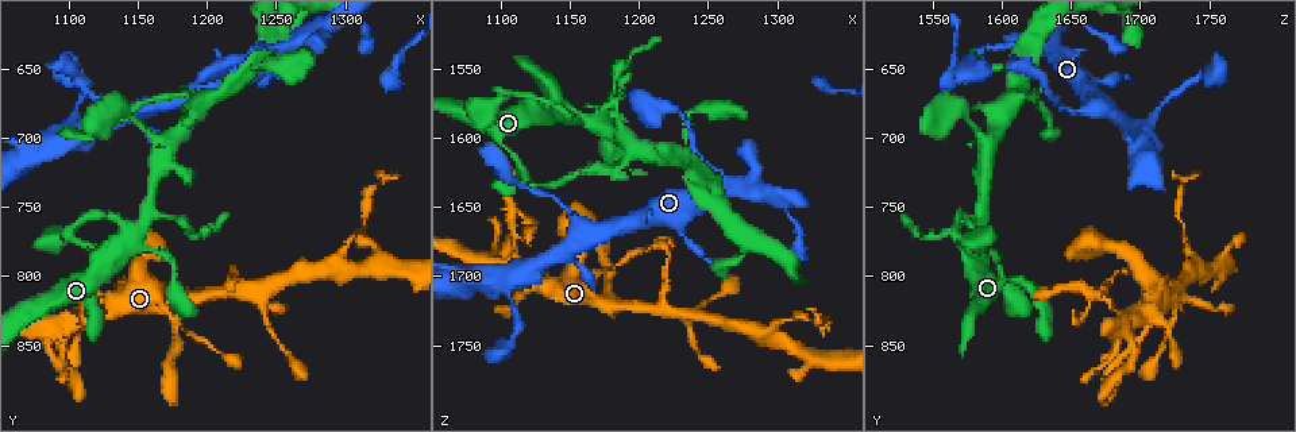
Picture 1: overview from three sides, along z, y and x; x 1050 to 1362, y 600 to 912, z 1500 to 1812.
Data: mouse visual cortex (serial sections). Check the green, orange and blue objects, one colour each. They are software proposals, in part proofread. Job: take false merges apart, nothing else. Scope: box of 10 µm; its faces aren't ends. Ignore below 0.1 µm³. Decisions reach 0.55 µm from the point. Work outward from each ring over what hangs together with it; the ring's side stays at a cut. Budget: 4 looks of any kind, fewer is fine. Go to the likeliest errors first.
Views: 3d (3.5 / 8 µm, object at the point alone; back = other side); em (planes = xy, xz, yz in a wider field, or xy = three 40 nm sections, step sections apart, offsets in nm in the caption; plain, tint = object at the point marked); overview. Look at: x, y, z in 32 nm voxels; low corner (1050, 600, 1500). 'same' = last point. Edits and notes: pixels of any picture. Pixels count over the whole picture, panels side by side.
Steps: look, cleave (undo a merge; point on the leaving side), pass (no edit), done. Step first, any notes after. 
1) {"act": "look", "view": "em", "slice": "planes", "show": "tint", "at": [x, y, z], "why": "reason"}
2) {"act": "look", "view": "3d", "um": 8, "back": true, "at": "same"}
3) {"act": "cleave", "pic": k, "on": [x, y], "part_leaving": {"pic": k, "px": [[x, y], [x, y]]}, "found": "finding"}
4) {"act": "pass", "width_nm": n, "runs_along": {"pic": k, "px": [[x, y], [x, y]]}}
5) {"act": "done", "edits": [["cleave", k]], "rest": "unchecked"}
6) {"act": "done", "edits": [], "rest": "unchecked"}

{"act": "look", "view": "3d", "um": 8, "at": [1084, 836, 1688], "why": "side arm on a straight run"}

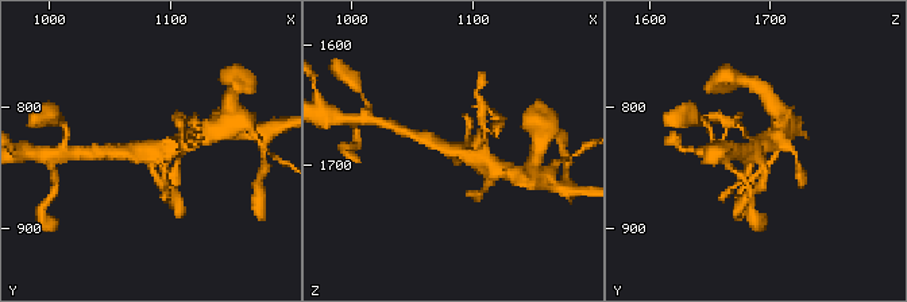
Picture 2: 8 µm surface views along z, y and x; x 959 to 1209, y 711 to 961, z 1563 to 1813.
{"act": "look", "view": "em", "slice": "xy", "step": 1, "show": "tint", "at": "same"}

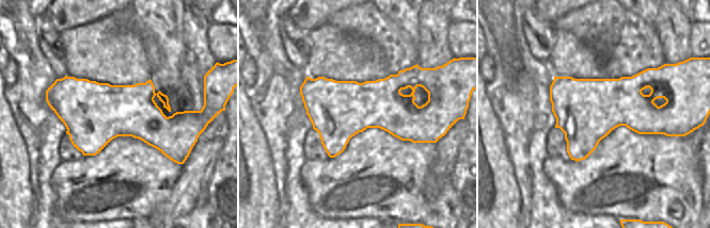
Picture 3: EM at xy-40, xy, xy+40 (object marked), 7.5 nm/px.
{"act": "pass", "found": "continuous, no second cell"}

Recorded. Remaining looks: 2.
{"act": "look", "view": "3d", "um": 3.5, "at": [1118, 690, 1696], "why": "arms part here"}

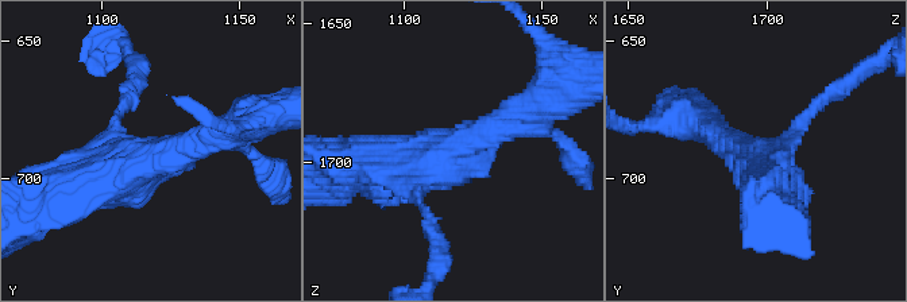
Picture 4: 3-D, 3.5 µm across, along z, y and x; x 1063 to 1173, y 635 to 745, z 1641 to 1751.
{"act": "look", "view": "em", "slice": "xy", "step": 1, "show": "tint", "at": [1119, 692, 1695], "arms": 3, "arm_widths_nm": [150, 350, 600], "why": "need the tissue"}

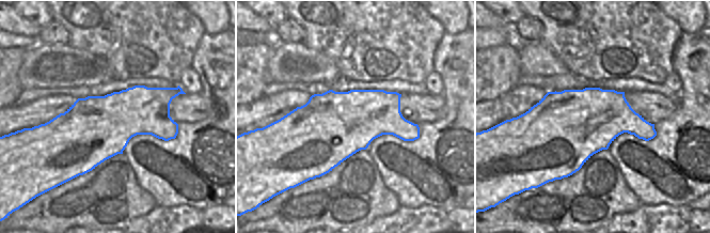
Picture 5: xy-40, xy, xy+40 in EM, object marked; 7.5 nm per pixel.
{"act": "pass", "runs_along": {"pic": 4, "px": [[205, 140], [131, 161], [47, 198]]}, "found": "continuous, no second cell"}

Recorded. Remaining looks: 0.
{"act": "done", "edits": [], "rest": "unchecked"}

